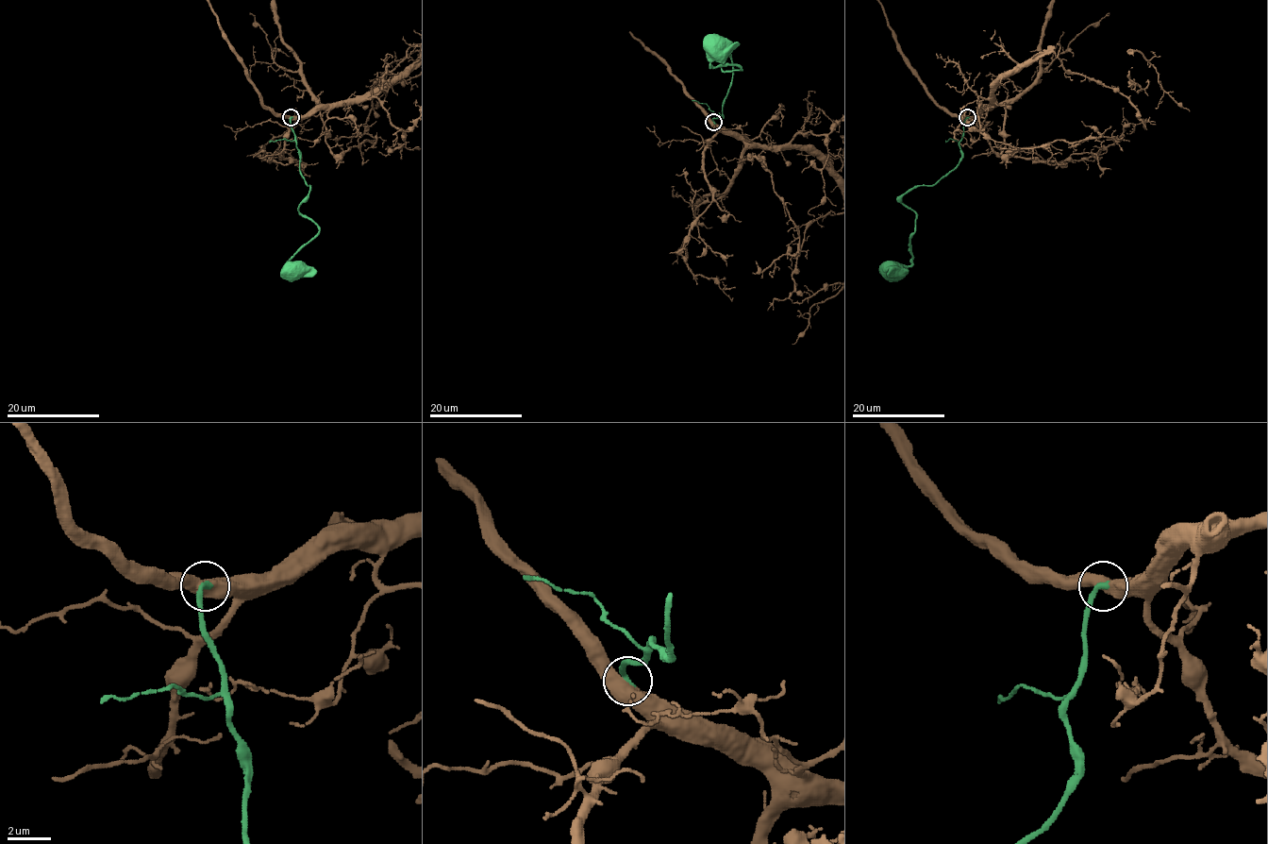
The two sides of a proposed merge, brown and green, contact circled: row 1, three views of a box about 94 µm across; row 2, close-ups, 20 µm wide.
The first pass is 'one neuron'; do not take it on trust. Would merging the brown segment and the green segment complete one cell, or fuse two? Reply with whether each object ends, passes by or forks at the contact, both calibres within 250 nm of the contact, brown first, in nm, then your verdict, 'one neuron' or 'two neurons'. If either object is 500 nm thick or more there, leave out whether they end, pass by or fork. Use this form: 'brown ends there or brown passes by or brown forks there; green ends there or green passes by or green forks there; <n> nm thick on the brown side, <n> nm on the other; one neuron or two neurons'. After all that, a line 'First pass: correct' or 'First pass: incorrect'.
600 nm thick on the brown side, 300 nm on the other; one neuron
First pass: correct

